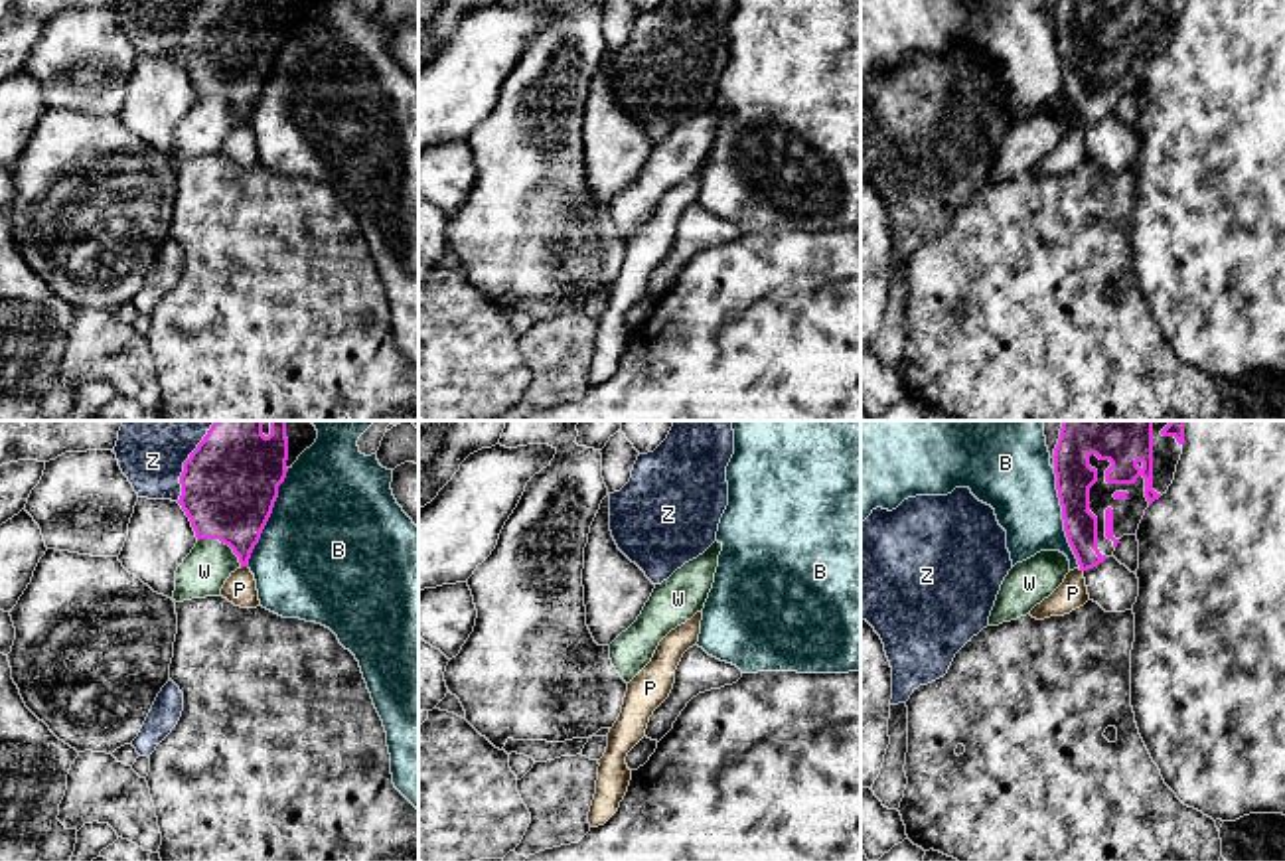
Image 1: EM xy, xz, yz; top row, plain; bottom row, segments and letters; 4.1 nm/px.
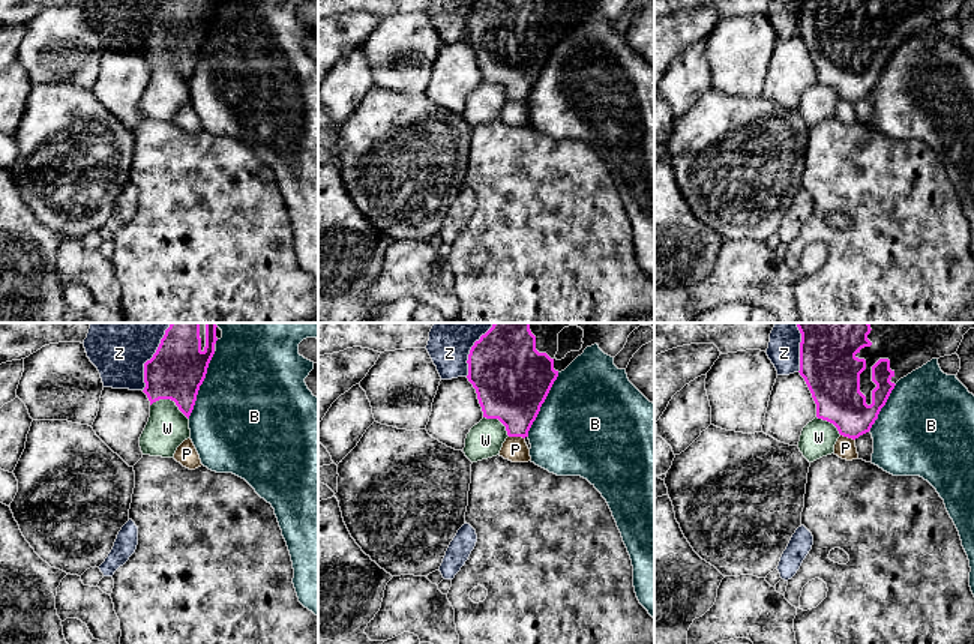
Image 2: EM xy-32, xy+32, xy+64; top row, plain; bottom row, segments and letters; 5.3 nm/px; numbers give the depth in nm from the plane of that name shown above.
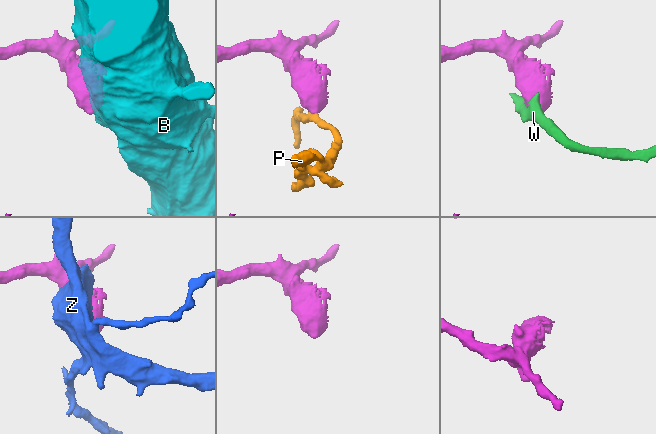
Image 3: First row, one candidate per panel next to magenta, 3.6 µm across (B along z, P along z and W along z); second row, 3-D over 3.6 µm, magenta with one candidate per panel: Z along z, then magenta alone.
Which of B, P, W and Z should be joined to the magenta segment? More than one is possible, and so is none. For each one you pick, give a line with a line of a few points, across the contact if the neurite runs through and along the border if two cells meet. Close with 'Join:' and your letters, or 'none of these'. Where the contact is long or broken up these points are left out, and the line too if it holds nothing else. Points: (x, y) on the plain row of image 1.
Join: none of these

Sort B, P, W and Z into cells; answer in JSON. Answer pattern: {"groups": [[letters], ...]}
{"groups": [["B"], ["P"], ["W"], ["Z"]]}

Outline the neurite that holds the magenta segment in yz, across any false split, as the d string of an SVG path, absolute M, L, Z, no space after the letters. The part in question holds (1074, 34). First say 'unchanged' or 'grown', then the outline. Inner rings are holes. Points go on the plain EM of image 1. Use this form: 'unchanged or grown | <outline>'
grown | M1058 0L1054 6L1056 47L1068 101L1080 128L1113 113L1123 93L1137 93L1145 67L1167 51L1184 0Z

